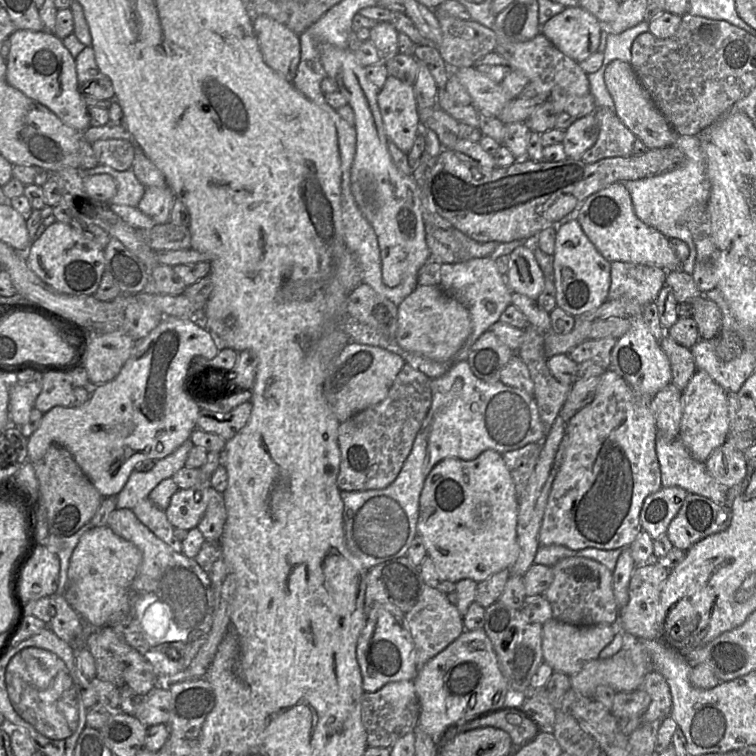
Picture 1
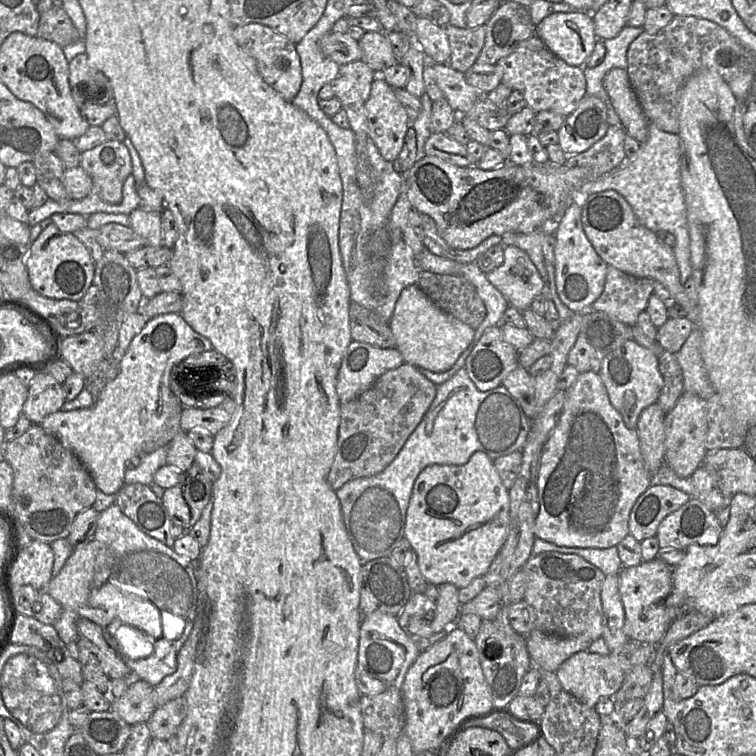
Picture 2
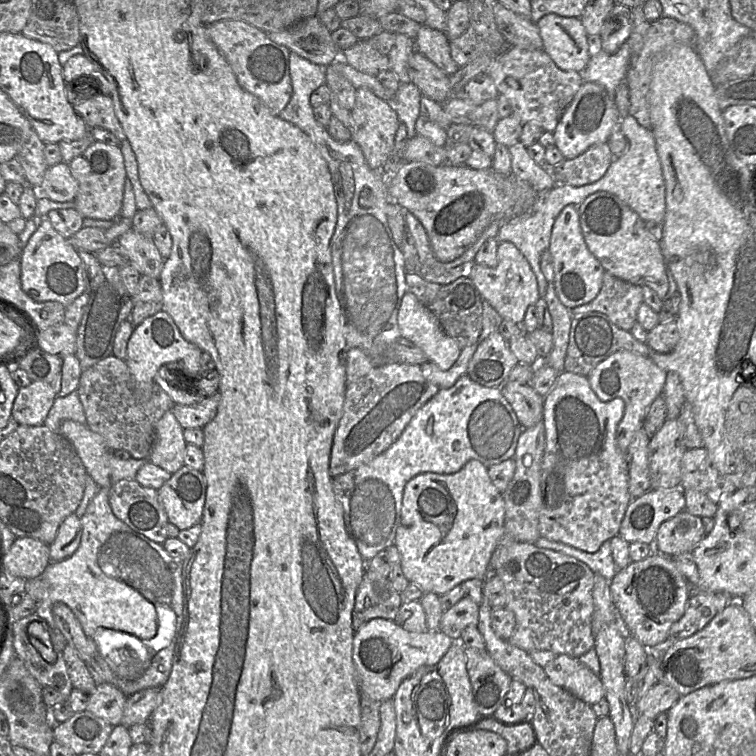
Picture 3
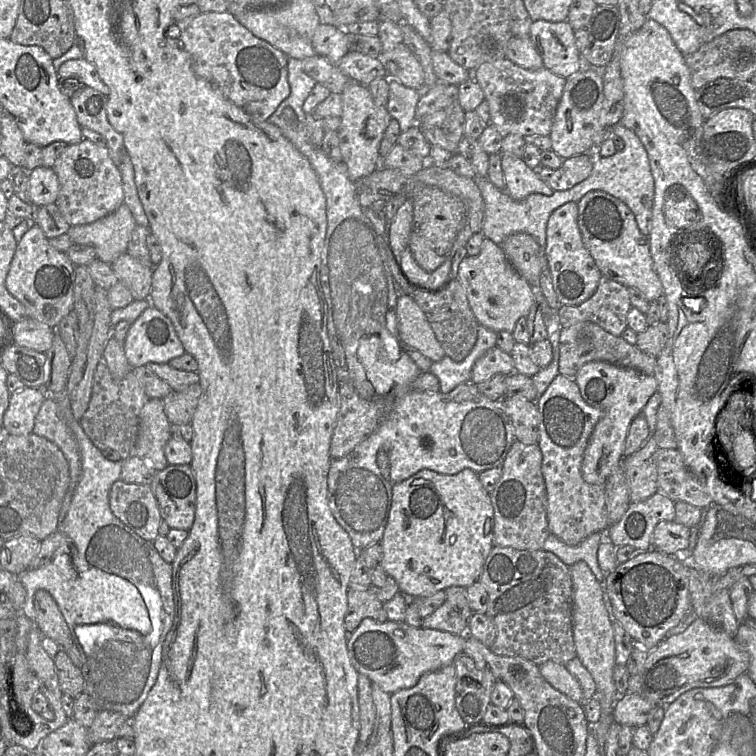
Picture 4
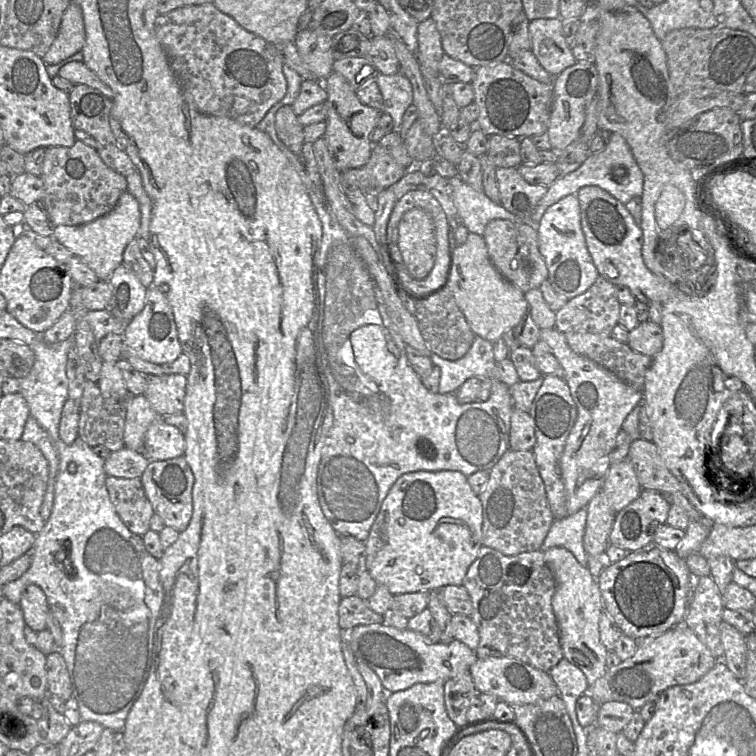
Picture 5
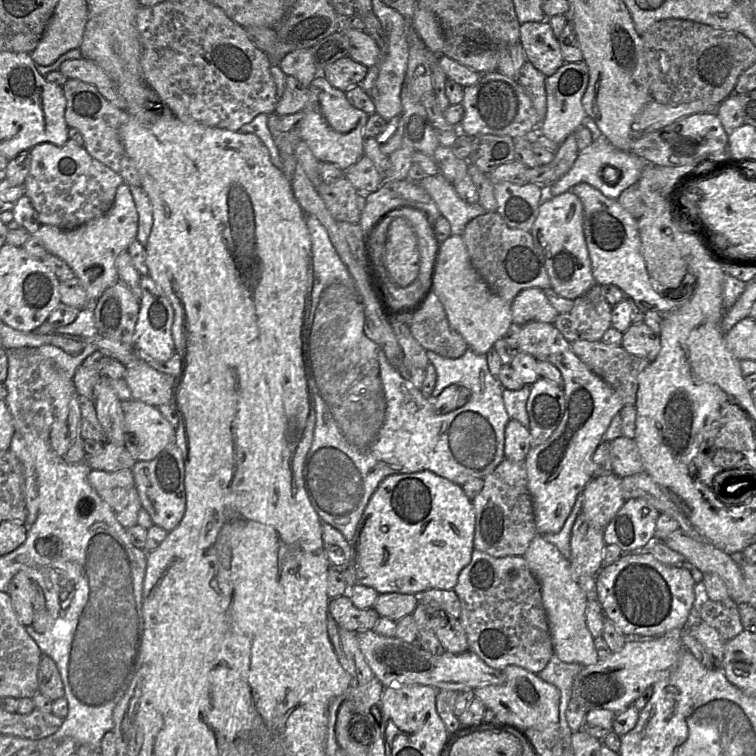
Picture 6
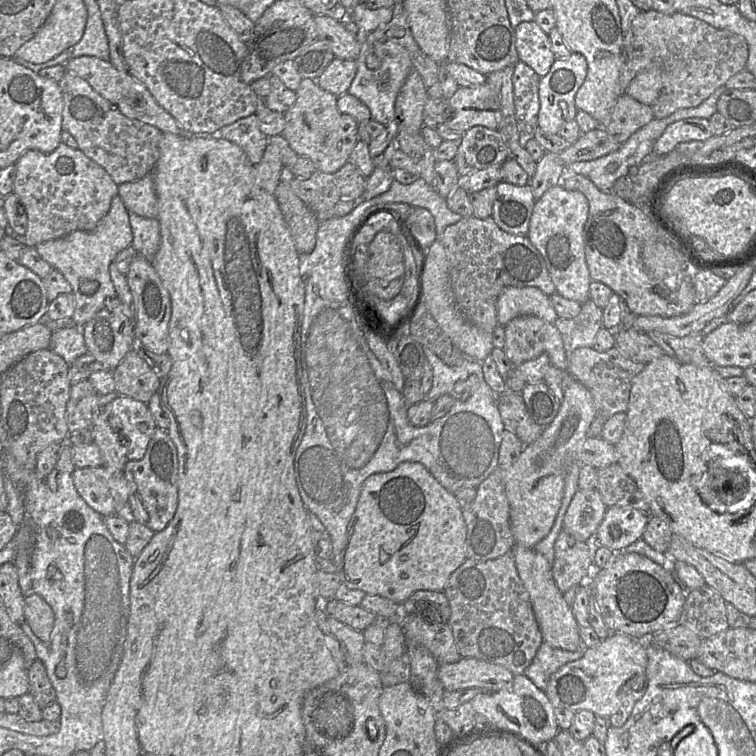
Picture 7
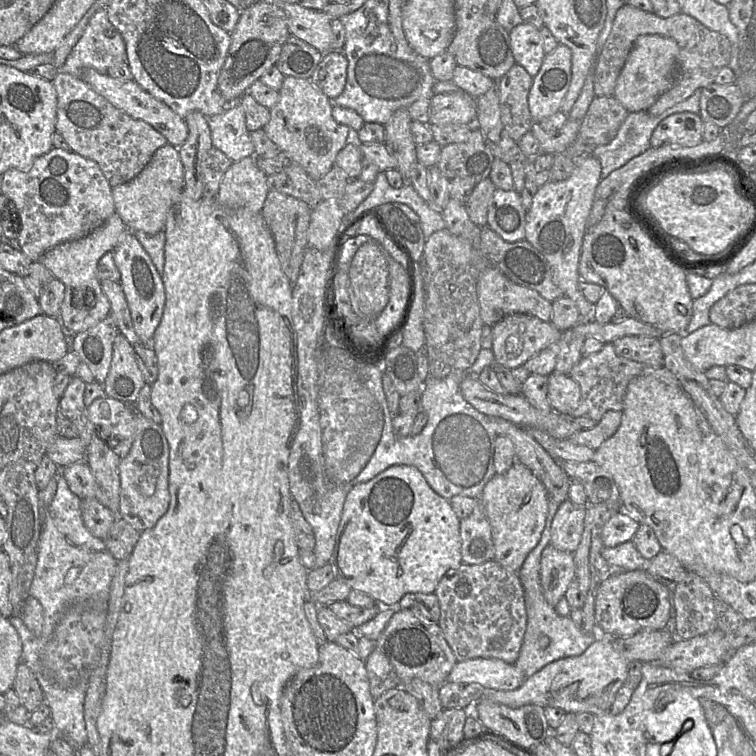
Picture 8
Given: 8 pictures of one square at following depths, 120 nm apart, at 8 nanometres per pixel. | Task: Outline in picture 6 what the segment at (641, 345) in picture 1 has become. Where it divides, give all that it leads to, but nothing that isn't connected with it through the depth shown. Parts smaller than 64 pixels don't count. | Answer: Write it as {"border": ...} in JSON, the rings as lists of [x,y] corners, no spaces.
{"border":[[[530,321],[520,326],[518,352],[533,356],[537,361],[545,361],[558,368],[563,378],[565,395],[562,419],[552,435],[542,444],[530,448],[524,463],[528,477],[528,488],[532,496],[535,525],[538,535],[558,533],[570,515],[578,495],[593,479],[592,456],[604,441],[603,435],[614,416],[625,406],[620,396],[600,377],[593,373],[573,352],[571,344],[561,332],[550,323]]]}

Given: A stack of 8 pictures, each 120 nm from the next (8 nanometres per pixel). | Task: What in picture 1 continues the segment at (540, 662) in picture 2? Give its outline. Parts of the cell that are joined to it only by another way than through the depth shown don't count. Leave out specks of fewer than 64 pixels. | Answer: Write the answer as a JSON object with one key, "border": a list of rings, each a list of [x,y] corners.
{"border":[[[551,618],[542,626],[543,661],[555,672],[576,674],[585,663],[599,658],[600,652],[612,642],[618,631],[618,625],[573,626]]]}

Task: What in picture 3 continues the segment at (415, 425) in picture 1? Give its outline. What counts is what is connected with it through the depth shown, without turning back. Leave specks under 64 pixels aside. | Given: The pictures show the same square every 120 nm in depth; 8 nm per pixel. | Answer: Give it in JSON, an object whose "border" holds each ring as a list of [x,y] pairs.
{"border":[[[389,362],[375,365],[356,382],[347,383],[342,416],[334,434],[330,456],[332,478],[373,460],[402,434],[416,412],[440,387],[427,380],[420,365]]]}

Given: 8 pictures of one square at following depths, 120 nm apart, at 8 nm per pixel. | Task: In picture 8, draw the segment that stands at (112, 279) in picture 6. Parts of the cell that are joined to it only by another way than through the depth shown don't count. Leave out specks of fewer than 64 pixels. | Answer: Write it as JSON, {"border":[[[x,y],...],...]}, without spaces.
{"border":[[[114,213],[101,227],[89,235],[59,244],[38,259],[65,287],[59,321],[74,335],[95,326],[110,314],[109,301],[102,290],[101,281],[97,277],[97,265],[103,255],[113,252],[120,236],[126,230],[119,215]]]}

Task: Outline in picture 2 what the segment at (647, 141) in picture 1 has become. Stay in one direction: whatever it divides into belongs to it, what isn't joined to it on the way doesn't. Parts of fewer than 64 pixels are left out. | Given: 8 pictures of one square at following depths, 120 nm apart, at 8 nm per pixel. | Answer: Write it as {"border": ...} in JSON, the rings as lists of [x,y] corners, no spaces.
{"border":[[[612,68],[605,75],[603,86],[626,133],[639,143],[645,142],[648,137],[649,121],[631,86],[627,70]]]}

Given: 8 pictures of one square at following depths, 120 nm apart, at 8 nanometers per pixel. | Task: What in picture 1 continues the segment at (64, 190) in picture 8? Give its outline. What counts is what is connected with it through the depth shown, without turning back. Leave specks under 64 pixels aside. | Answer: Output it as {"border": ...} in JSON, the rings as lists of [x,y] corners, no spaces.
{"border":[[[107,139],[97,140],[91,145],[99,165],[110,166],[117,171],[131,169],[134,160],[132,141]]]}

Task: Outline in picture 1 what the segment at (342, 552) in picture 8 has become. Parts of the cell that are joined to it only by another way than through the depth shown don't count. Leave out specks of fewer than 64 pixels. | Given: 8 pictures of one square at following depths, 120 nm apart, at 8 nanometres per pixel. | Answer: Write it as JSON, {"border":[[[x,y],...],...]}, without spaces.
{"border":[[[486,450],[473,460],[444,459],[428,474],[420,495],[417,535],[423,540],[427,556],[433,561],[441,577],[456,583],[471,579],[477,584],[516,561],[520,546],[517,537],[518,502],[512,476],[503,455]]]}

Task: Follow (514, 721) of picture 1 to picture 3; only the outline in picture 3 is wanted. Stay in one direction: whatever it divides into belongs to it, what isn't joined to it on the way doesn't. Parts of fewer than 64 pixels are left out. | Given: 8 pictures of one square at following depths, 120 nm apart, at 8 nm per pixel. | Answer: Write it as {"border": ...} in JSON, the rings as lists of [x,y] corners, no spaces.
{"border":[[[487,720],[480,722],[477,730],[488,730],[501,735],[507,741],[507,751],[510,755],[523,753],[536,743],[532,729],[527,724],[504,726],[496,721]]]}

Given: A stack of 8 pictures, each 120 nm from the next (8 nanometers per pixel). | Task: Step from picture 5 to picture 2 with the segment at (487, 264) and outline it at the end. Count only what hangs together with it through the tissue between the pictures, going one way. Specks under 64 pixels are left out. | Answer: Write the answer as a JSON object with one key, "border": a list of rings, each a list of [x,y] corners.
{"border":[[[506,246],[503,252],[503,264],[486,273],[486,277],[510,306],[523,312],[542,292],[544,282],[525,251],[516,246]]]}

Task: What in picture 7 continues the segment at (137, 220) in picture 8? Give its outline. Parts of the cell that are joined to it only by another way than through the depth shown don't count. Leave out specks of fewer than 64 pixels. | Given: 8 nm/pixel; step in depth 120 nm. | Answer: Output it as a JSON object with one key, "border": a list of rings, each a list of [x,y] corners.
{"border":[[[152,172],[137,181],[119,184],[117,195],[129,213],[157,218],[158,202]]]}

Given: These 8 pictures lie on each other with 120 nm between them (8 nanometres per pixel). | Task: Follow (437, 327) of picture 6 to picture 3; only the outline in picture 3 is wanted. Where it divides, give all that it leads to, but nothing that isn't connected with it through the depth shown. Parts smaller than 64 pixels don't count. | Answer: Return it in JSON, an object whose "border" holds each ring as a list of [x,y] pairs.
{"border":[[[406,273],[407,291],[413,293],[417,299],[429,309],[439,321],[442,330],[453,338],[463,350],[469,345],[474,344],[482,330],[482,297],[475,287],[470,277],[460,277],[448,284],[438,284],[425,280],[418,274]]]}

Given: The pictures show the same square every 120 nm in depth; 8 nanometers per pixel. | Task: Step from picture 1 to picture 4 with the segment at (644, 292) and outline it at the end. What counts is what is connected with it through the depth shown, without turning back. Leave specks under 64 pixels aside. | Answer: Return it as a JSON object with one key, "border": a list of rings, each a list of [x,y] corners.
{"border":[[[601,276],[592,297],[576,306],[562,305],[557,314],[563,328],[593,322],[612,335],[621,336],[628,327],[627,314],[631,308],[628,288]]]}

